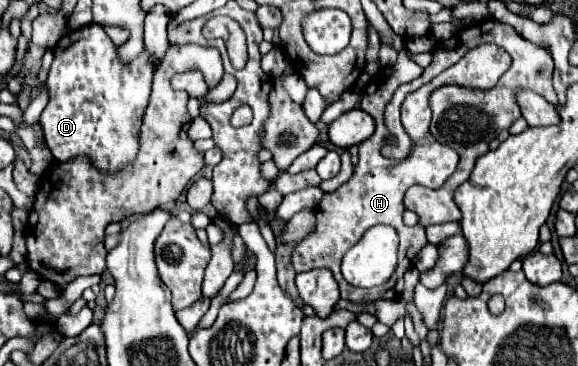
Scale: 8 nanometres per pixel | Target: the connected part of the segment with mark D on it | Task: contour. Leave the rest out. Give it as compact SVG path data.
M98 24L82 26L64 36L54 48L54 62L46 78L48 104L40 118L52 156L58 162L86 156L96 170L114 174L134 162L152 74L148 52L124 66L116 56L114 42Z

